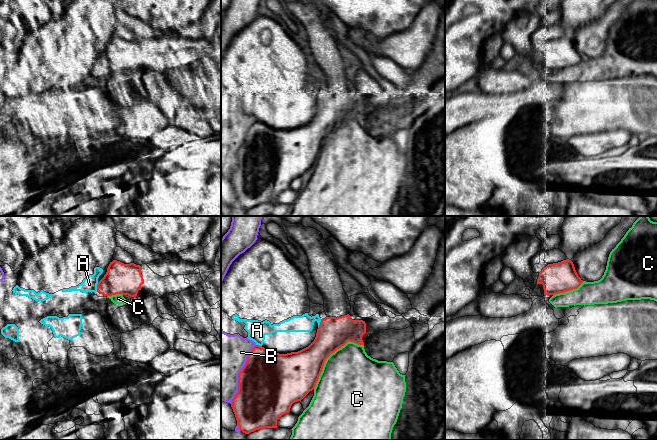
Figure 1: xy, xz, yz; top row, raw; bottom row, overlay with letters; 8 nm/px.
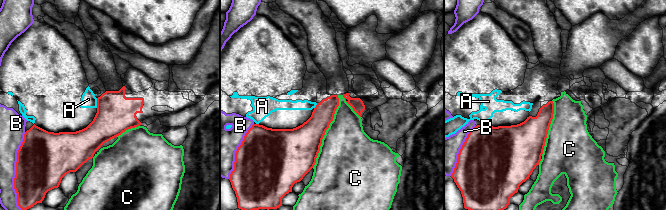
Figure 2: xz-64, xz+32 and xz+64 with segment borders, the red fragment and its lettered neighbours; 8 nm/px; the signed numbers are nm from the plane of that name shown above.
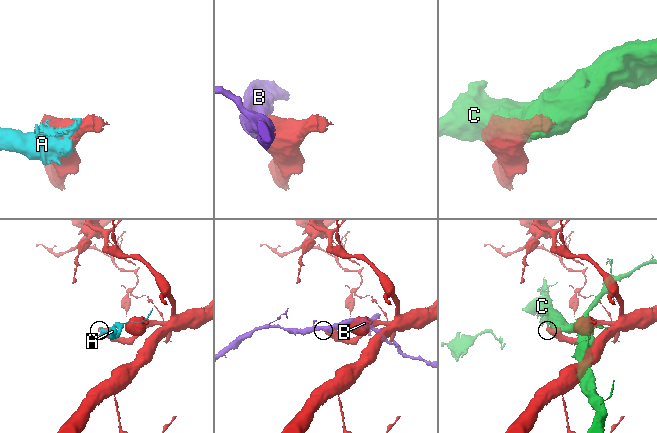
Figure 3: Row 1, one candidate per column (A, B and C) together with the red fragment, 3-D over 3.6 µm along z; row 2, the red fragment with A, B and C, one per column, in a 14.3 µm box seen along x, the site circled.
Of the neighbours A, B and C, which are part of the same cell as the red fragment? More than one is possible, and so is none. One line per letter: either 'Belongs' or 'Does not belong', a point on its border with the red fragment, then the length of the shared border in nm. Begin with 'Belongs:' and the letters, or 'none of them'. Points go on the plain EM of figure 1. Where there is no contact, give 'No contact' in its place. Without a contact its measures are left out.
Belongs: none of them
A: Does not belong. Touches red at xy (97, 62). Shared border 70 nm
B: Does not belong. Touches red at xz (238, 150). Shared border 500 nm
C: Does not belong. Touches red at xz (330, 130). Shared border 550 nm

